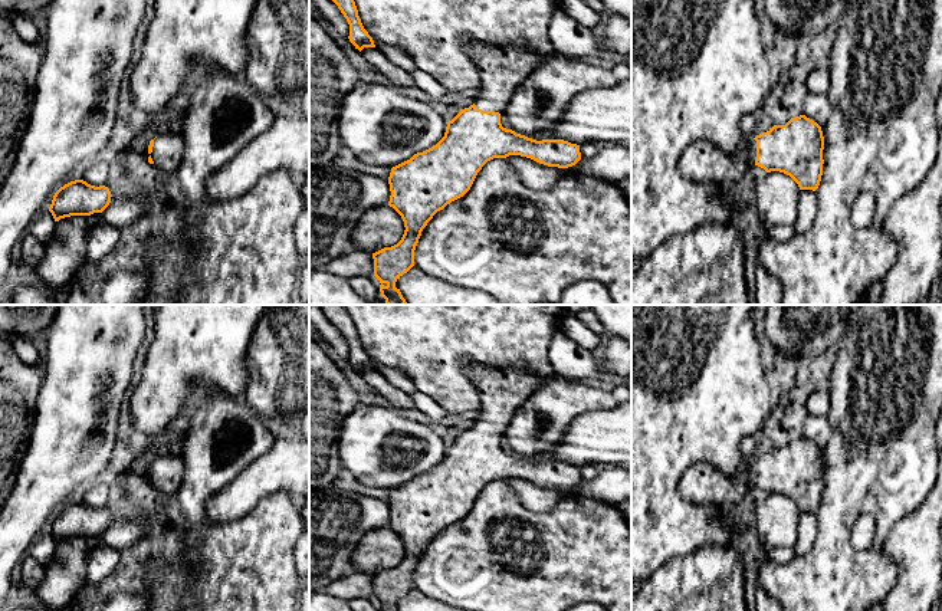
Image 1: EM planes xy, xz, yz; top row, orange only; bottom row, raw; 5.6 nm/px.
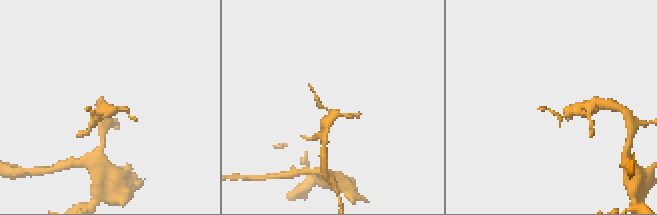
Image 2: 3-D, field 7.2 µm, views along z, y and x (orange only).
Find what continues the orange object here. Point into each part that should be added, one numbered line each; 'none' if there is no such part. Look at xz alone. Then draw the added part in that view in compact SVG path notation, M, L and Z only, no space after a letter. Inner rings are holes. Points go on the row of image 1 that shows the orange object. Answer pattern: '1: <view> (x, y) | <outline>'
1: xz (502, 69) | M473 39L466 40L465 50L476 63L482 82L476 108L499 114L516 88L549 58L519 45L492 46Z

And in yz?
1: yz (702, 161) | M748 139L744 148L725 152L710 142L695 142L680 157L679 170L696 183L715 183L736 188L744 174L755 165L756 141Z

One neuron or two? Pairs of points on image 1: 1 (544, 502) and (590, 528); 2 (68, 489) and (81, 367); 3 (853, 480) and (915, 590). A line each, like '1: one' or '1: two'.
1: two
2: one
3: two

